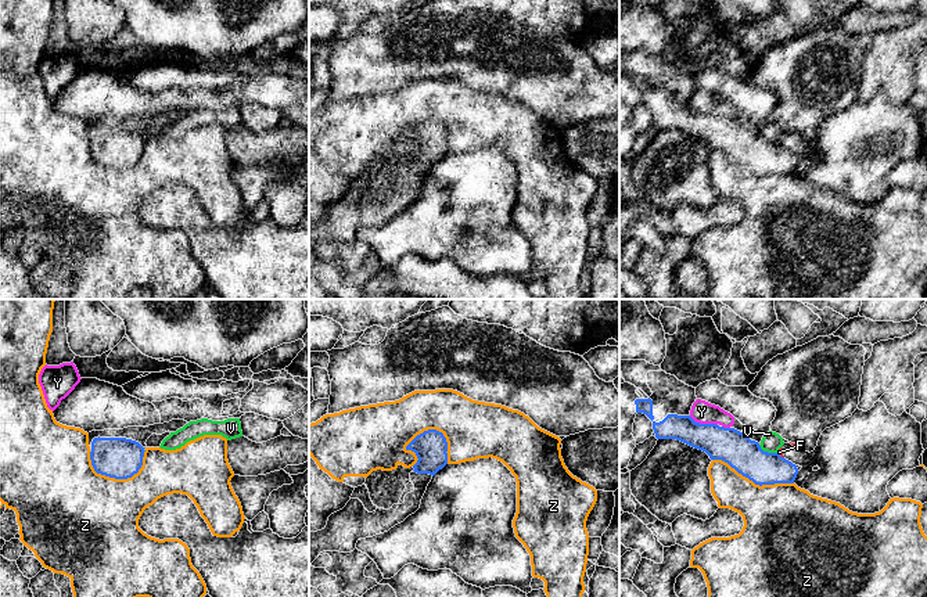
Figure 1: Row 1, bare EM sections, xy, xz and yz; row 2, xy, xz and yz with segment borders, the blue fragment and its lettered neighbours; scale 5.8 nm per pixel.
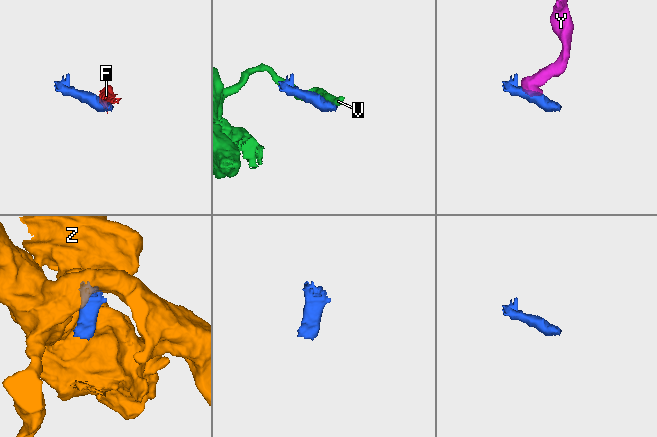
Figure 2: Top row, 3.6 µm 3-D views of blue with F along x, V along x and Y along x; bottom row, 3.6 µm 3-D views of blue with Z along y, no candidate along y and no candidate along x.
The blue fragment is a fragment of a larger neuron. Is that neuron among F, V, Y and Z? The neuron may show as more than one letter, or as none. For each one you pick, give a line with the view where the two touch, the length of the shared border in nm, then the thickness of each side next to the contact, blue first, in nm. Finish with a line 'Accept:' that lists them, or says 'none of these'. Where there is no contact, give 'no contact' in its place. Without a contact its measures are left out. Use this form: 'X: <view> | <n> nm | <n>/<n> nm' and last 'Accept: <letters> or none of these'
Accept: none of these

